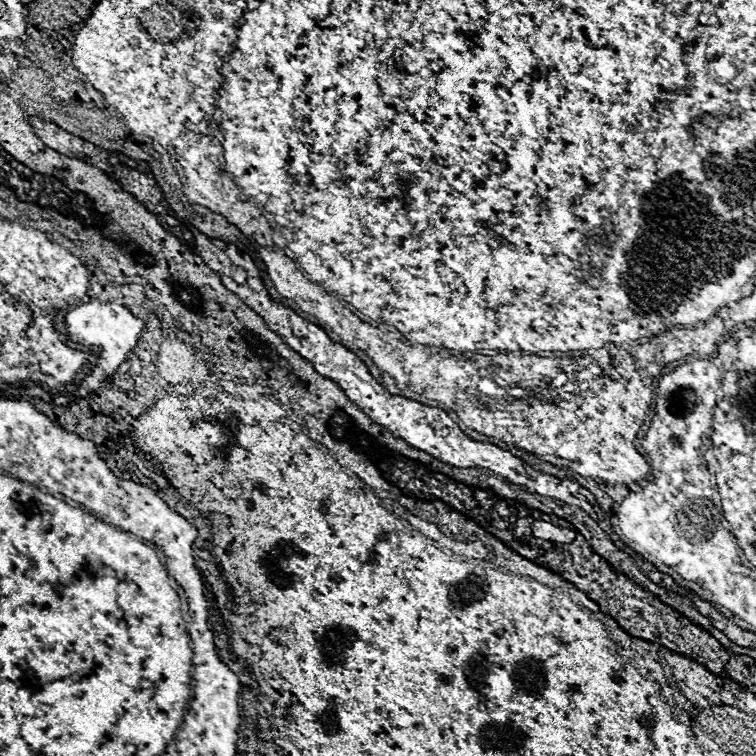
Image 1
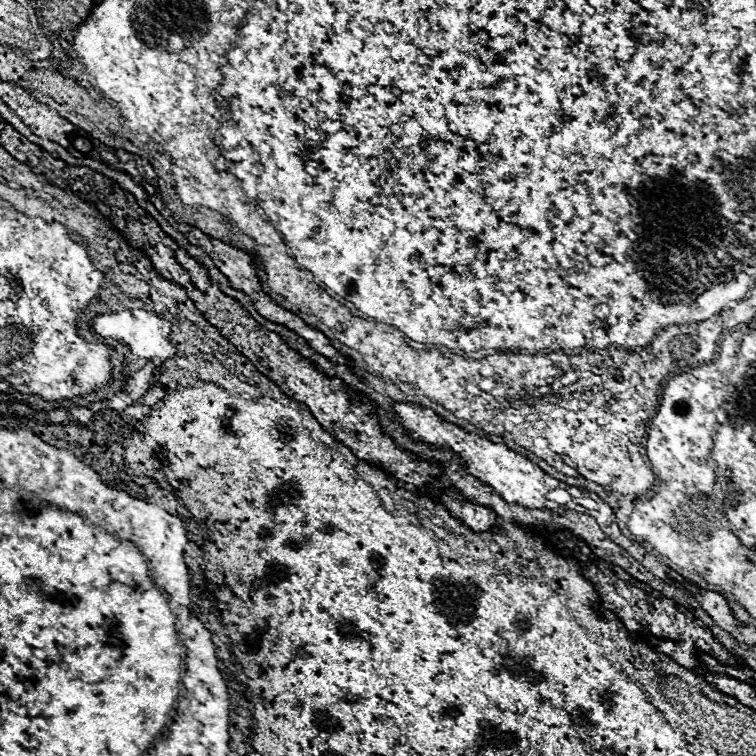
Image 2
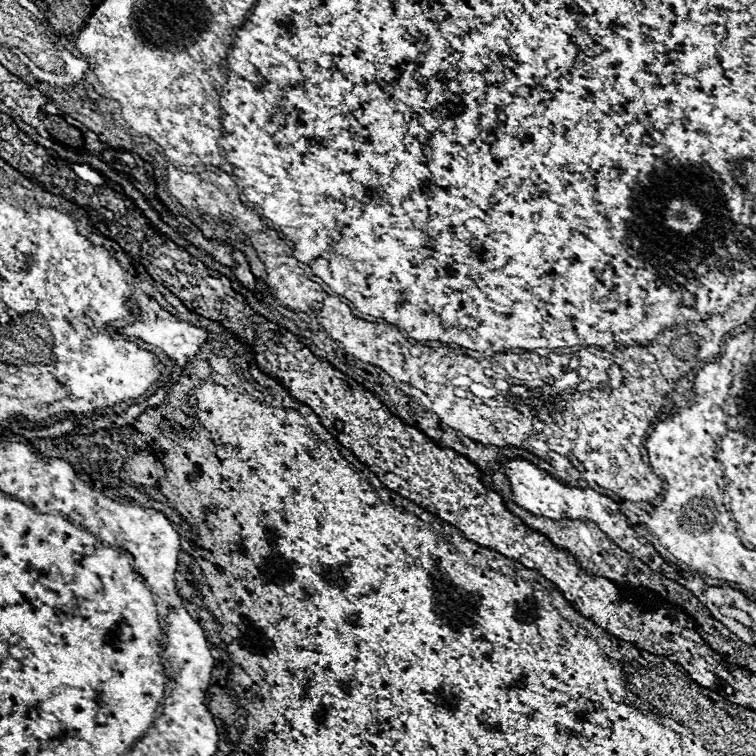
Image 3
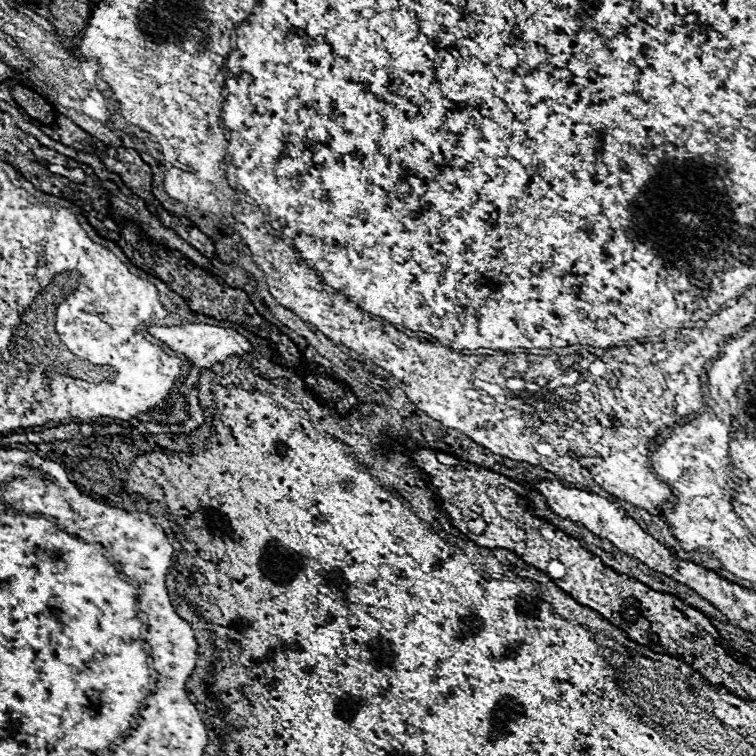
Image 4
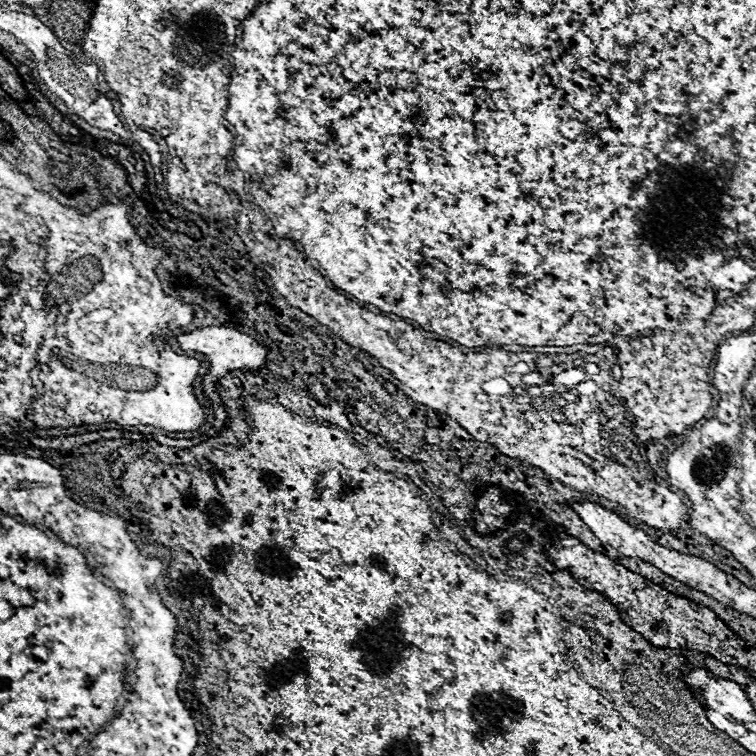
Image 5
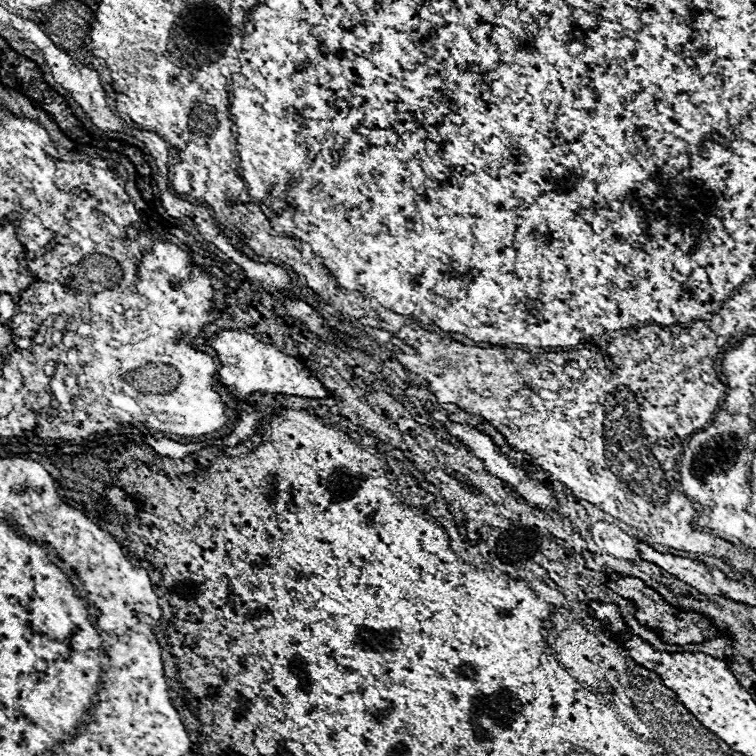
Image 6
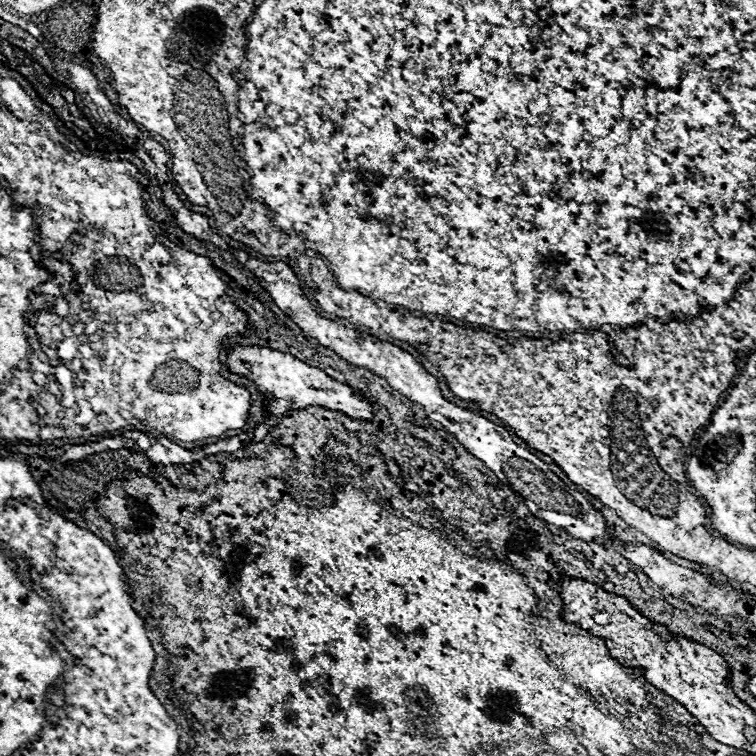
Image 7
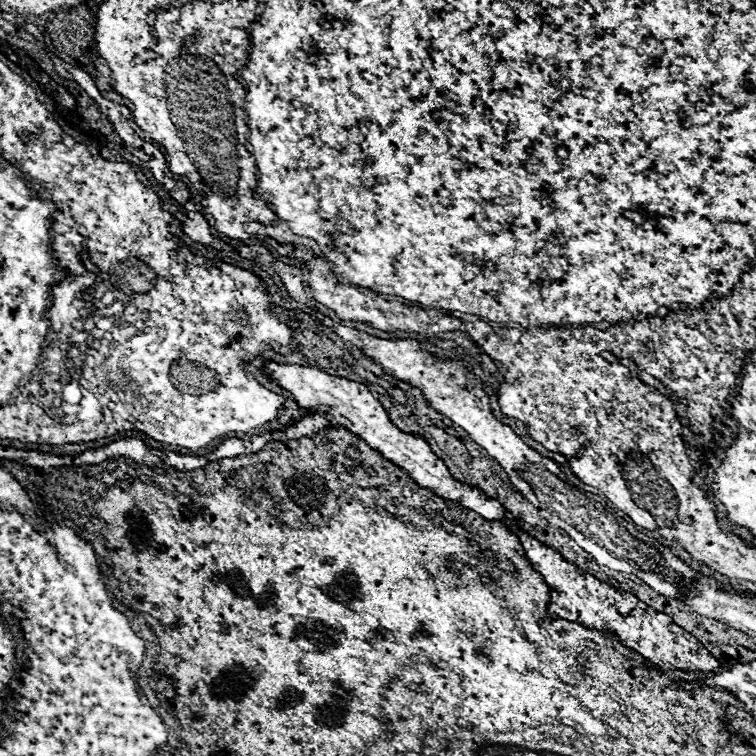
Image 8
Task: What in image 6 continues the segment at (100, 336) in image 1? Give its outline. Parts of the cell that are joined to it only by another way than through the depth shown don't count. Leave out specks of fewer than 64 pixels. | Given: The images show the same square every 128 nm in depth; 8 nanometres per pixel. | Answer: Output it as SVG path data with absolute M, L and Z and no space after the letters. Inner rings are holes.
M224 330L208 340L222 362L220 380L230 386L238 396L246 396L252 392L262 394L284 394L284 396L302 396L302 398L328 398L328 390L310 372L304 364L300 364L294 356L282 354L270 344L256 340L254 336L240 330Z

